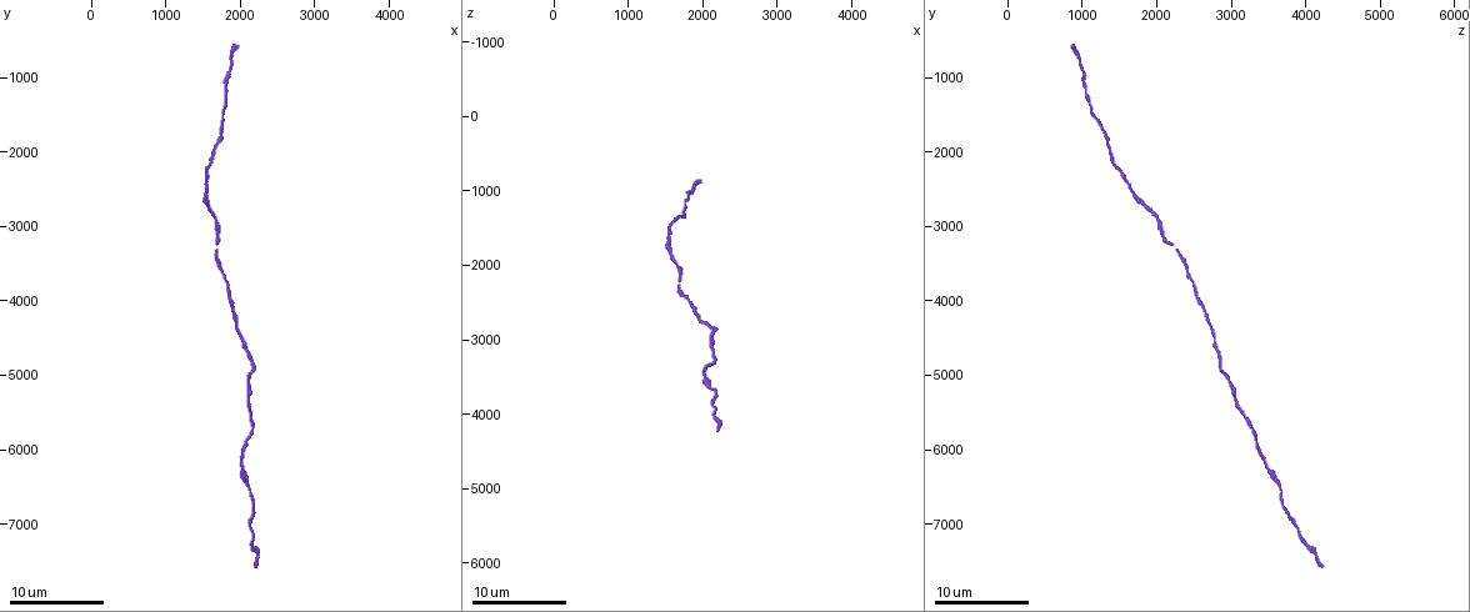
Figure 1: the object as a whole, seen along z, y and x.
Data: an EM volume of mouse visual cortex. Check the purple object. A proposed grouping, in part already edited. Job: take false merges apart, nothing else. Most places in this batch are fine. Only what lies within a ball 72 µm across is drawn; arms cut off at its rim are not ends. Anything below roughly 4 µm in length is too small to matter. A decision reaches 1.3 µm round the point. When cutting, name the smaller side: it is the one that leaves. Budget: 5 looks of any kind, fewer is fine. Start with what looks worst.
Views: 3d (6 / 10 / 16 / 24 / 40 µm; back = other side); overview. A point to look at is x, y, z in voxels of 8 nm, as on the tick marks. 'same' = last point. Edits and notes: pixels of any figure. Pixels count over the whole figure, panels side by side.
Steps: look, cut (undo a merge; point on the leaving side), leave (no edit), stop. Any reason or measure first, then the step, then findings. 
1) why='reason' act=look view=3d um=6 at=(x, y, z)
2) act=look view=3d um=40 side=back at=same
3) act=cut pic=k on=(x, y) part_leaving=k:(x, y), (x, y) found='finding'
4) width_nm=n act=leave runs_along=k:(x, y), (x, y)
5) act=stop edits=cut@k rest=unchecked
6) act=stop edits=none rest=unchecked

why='thick turns thin' act=look view=3d um=16 at=(2050, 6250, 3450)

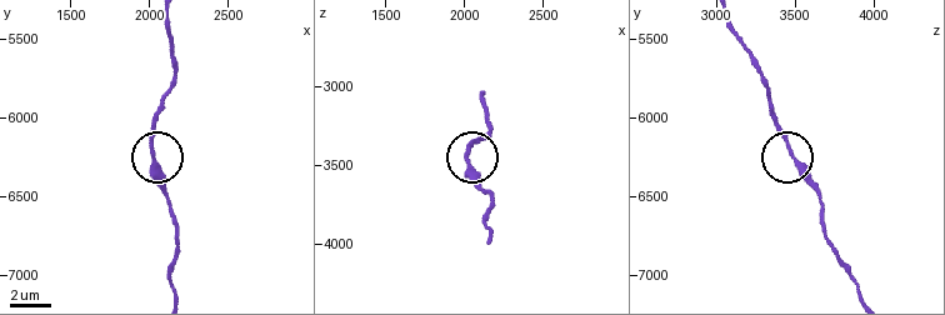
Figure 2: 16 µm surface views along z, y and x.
width_nm=260 act=leave runs_along=2:(166, 23), (176, 79), (151, 139), (156, 174), (164, 188) found='all the same cell'

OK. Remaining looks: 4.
why='sudden change in width' act=look view=3d um=10 at=(2100, 5300, 3050)

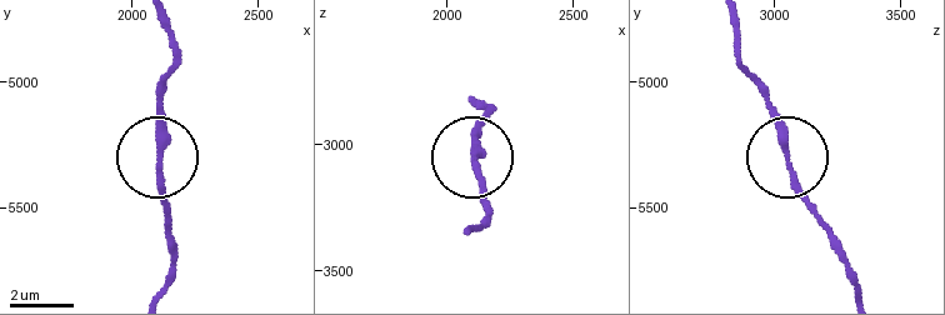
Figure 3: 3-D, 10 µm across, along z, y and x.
act=look view=3d um=6 at=(2100, 5350, 3060)

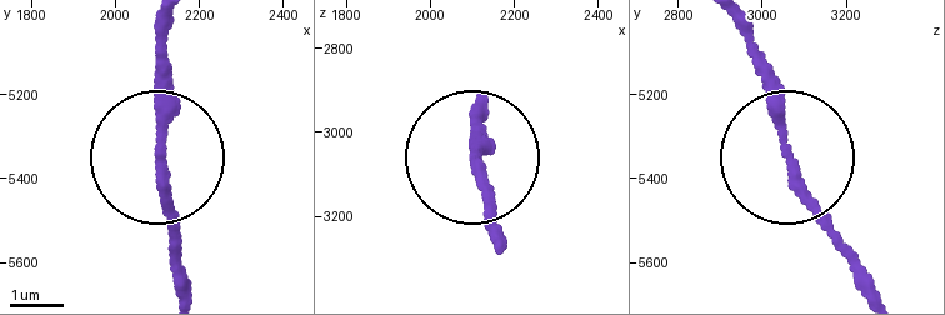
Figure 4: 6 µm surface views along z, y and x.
act=leave runs_along=4:(160, 29), (174, 266) found='continuous, no second cell'

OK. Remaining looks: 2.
act=look view=3d um=10 at=(1700, 2850, 2000)

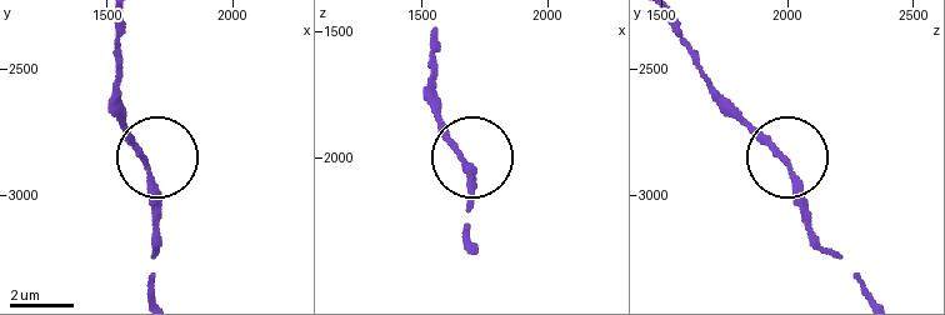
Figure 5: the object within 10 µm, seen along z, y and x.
act=look view=3d um=10 side=back at=(1650, 2860, 1990)

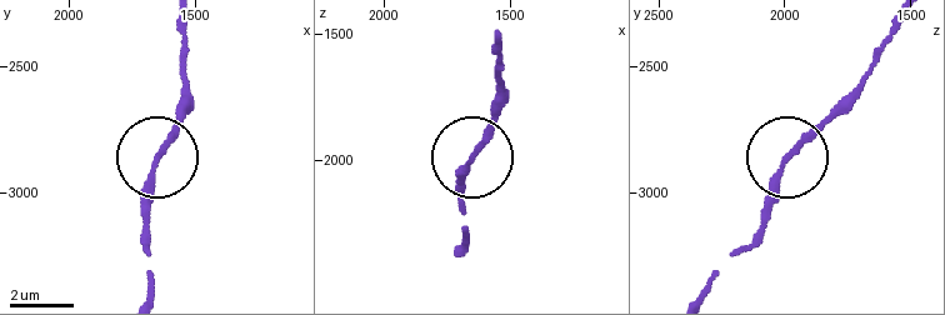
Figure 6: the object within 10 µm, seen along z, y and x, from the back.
act=leave runs_along=6:(146, 289), (146, 184), (158, 151), (193, 106) found='one cell here'

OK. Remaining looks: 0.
act=stop edits=none rest=unchecked

